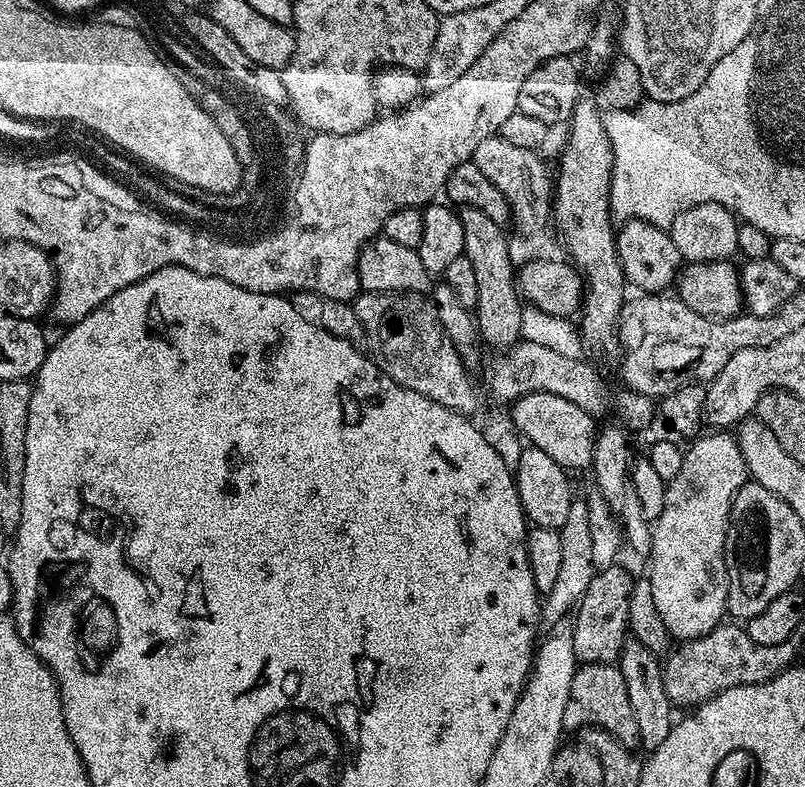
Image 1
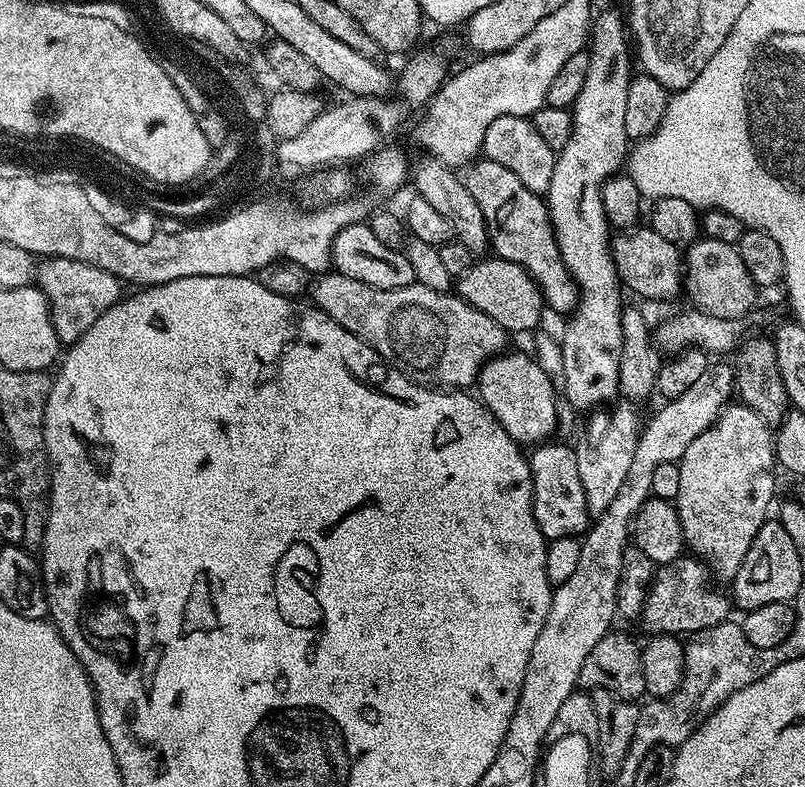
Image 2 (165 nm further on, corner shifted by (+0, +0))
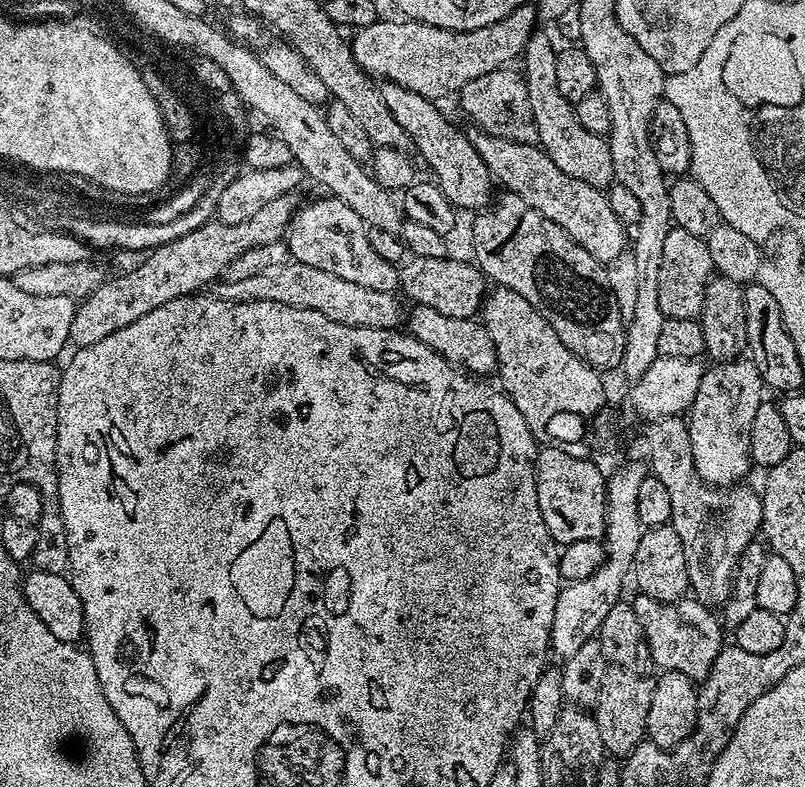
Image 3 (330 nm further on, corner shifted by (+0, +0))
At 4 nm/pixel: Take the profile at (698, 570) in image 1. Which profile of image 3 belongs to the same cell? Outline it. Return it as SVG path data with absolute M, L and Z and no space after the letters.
M737 358L724 363L713 363L711 367L705 371L702 382L698 382L698 394L694 394L694 402L686 416L688 433L690 434L690 442L692 443L692 457L694 458L694 466L698 470L698 474L706 483L713 486L736 486L743 481L740 479L747 474L748 467L753 467L754 464L752 458L752 427L754 426L756 415L758 414L758 406L765 403L766 396L764 396L764 392L766 393L766 385L764 383L764 377L760 374L760 365L755 359L744 360L744 358Z

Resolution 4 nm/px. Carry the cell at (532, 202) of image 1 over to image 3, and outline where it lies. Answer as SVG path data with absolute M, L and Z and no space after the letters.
M497 70L463 84L458 93L460 104L472 115L472 120L476 123L473 125L479 131L514 142L536 144L534 110L530 110L530 98L523 75L507 76L506 73L507 71Z

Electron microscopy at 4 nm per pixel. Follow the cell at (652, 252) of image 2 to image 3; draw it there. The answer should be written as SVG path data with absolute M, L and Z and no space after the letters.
M479 130L469 131L467 137L488 167L490 177L501 180L507 191L518 194L531 208L538 210L538 214L546 214L550 222L562 226L562 230L566 230L566 234L570 234L570 238L574 238L574 242L578 242L578 246L587 250L601 265L607 266L629 247L629 229L628 232L624 229L627 228L625 221L611 208L609 197L601 189L558 170L543 148L490 136Z

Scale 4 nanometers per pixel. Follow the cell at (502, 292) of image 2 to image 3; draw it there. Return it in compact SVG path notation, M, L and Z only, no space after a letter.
M412 256L399 265L401 293L409 296L412 304L430 306L438 314L450 318L473 319L481 311L486 295L486 277L475 263L453 258L422 258Z

